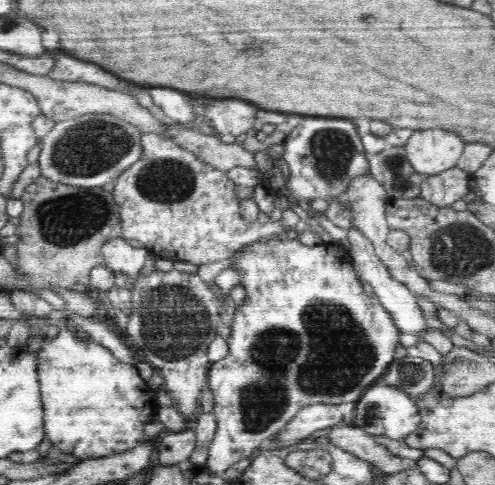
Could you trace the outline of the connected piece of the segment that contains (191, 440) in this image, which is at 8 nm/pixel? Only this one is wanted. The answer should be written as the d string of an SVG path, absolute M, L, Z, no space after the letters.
M193 424L182 432L166 434L164 438L156 441L156 450L158 451L159 466L176 466L178 462L187 460L195 450L196 431Z

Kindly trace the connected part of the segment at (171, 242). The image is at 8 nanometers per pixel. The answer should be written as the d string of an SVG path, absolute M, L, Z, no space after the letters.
M143 132L141 146L143 156L120 174L114 181L111 193L119 206L121 237L142 242L158 259L182 260L197 265L208 264L231 258L238 248L263 237L295 230L295 227L284 227L280 220L270 221L265 225L244 221L240 215L241 202L236 195L236 188L240 186L228 178L224 171L200 161L200 158L176 143L168 133Z

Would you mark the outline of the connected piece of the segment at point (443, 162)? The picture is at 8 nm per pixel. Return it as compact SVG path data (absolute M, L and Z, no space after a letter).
M419 130L412 133L403 149L416 172L435 175L458 164L465 144L454 132Z

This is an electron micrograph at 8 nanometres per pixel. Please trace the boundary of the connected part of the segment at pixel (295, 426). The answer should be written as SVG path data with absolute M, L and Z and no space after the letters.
M324 403L311 404L300 409L294 418L276 434L276 441L285 447L298 444L323 428L330 428L342 421L343 414L339 405Z

